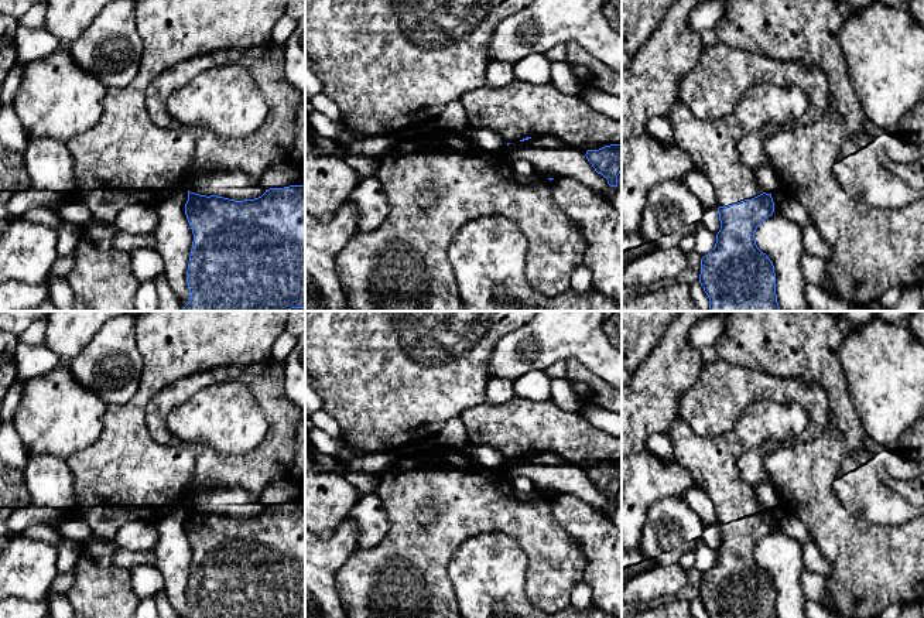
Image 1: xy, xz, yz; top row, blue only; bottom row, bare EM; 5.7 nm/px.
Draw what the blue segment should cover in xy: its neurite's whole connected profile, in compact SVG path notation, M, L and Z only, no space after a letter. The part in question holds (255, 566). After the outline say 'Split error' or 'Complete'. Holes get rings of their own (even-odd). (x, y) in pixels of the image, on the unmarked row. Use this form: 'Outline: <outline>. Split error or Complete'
Outline: M288 475L271 482L257 496L266 509L254 516L235 518L216 512L199 512L188 508L185 532L194 550L194 559L186 587L189 618L305 618L305 489L301 479Z. Split error

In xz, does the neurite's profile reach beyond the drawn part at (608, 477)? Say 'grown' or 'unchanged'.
grown

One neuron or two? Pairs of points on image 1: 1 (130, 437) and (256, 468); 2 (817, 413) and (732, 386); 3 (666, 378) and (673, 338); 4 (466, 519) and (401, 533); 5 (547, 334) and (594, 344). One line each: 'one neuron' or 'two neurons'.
1: two neurons
2: one neuron
3: one neuron
4: one neuron
5: one neuron

